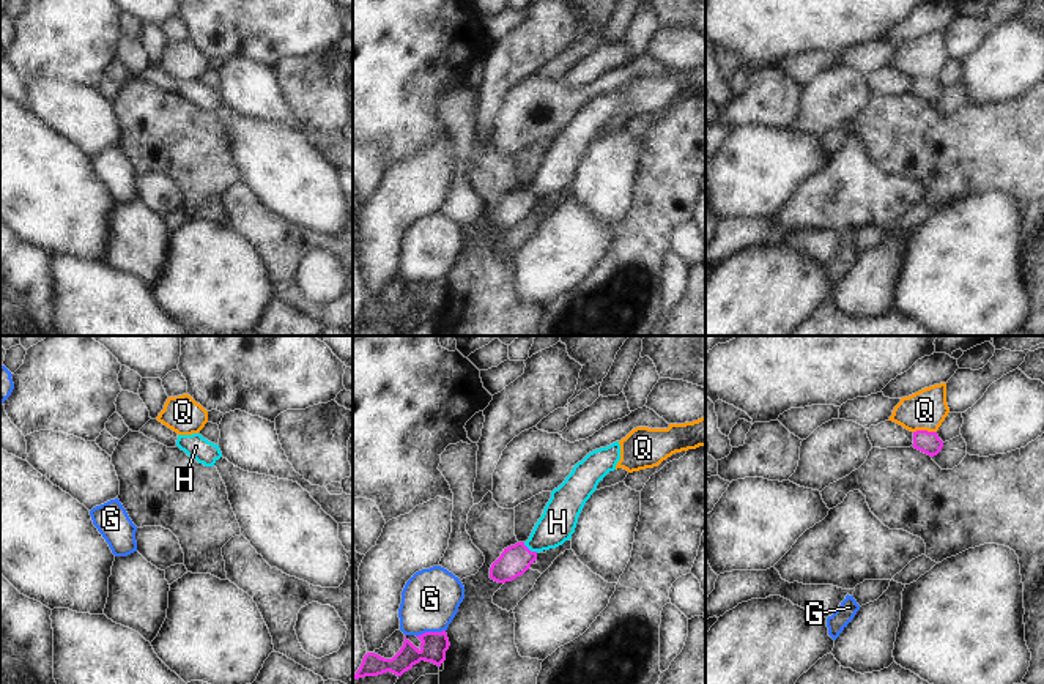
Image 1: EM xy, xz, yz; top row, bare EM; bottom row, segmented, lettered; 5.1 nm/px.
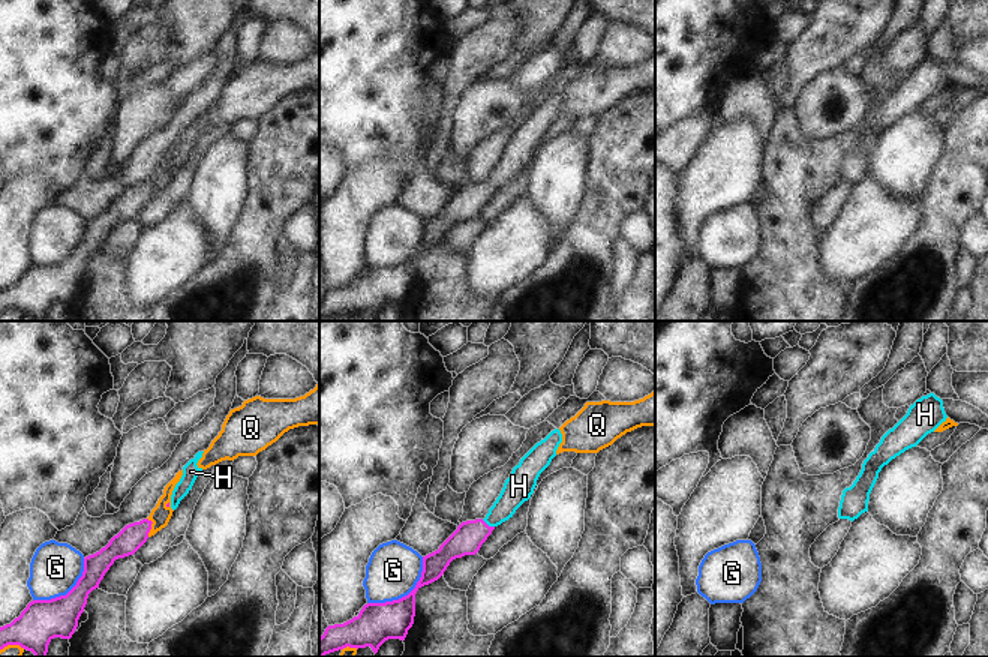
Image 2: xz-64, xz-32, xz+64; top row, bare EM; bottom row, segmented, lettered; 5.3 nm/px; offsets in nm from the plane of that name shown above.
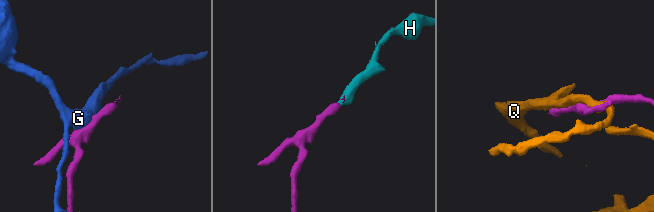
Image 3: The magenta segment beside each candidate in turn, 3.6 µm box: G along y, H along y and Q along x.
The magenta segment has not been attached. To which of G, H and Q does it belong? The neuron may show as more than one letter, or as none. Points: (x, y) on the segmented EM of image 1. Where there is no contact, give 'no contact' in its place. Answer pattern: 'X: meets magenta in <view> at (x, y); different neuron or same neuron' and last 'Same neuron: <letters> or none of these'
G: meets magenta in xz at (430, 632); different neuron
H: meets magenta in xz at (529, 550); same neuron
Q: meets magenta in yz at (925, 431); different neuron
Same neuron: H

